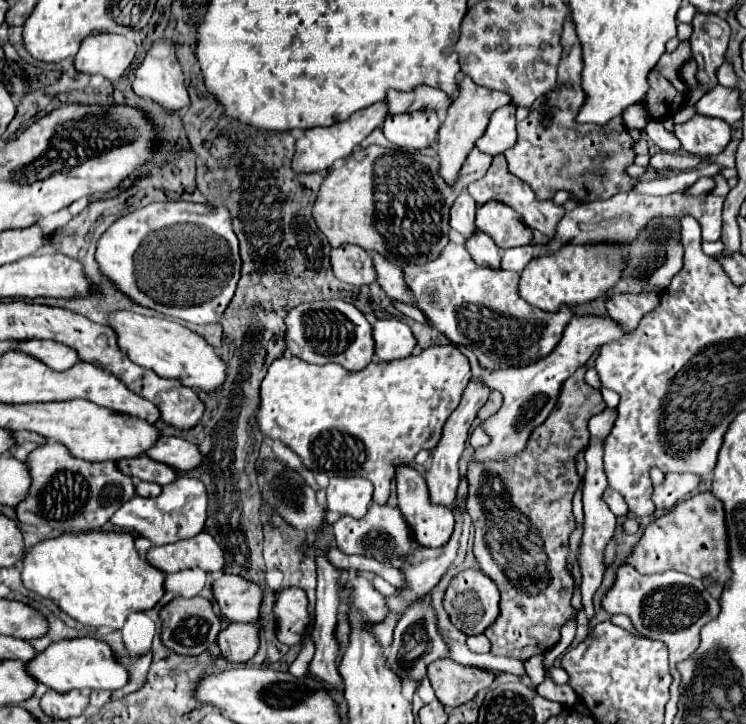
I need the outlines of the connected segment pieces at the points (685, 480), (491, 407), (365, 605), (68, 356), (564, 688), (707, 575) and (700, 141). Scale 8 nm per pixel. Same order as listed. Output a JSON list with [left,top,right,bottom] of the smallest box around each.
[[652,473,700,509],[478,391,502,421],[346,577,386,623],[12,341,78,371],[536,679,578,707],[628,491,730,599],[674,115,730,155]]

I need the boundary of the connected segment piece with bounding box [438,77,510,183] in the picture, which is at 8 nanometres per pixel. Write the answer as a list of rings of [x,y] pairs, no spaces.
[[[462,77],[460,79],[460,95],[456,101],[452,101],[452,105],[448,107],[448,115],[446,121],[442,123],[440,131],[438,131],[438,139],[440,139],[440,149],[438,149],[438,159],[440,159],[440,175],[448,181],[454,183],[454,179],[458,177],[458,171],[466,159],[466,155],[472,151],[472,147],[476,145],[476,141],[484,135],[490,115],[498,109],[510,103],[510,95],[502,93],[502,91],[494,91],[482,85],[476,85],[470,77]]]

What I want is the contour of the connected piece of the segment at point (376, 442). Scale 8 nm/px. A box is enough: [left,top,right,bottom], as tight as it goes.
[258,345,472,505]

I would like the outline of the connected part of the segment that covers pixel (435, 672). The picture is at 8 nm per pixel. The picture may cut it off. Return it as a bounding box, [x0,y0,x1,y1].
[428,659,494,707]

